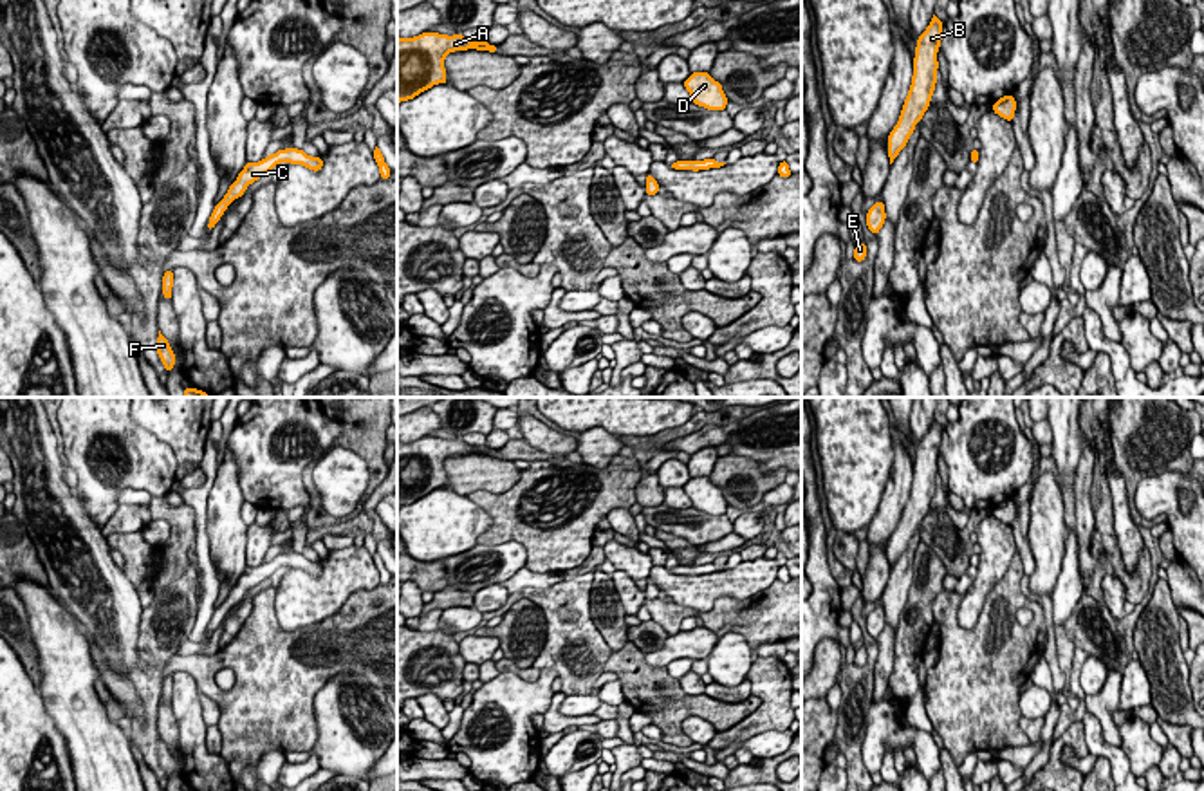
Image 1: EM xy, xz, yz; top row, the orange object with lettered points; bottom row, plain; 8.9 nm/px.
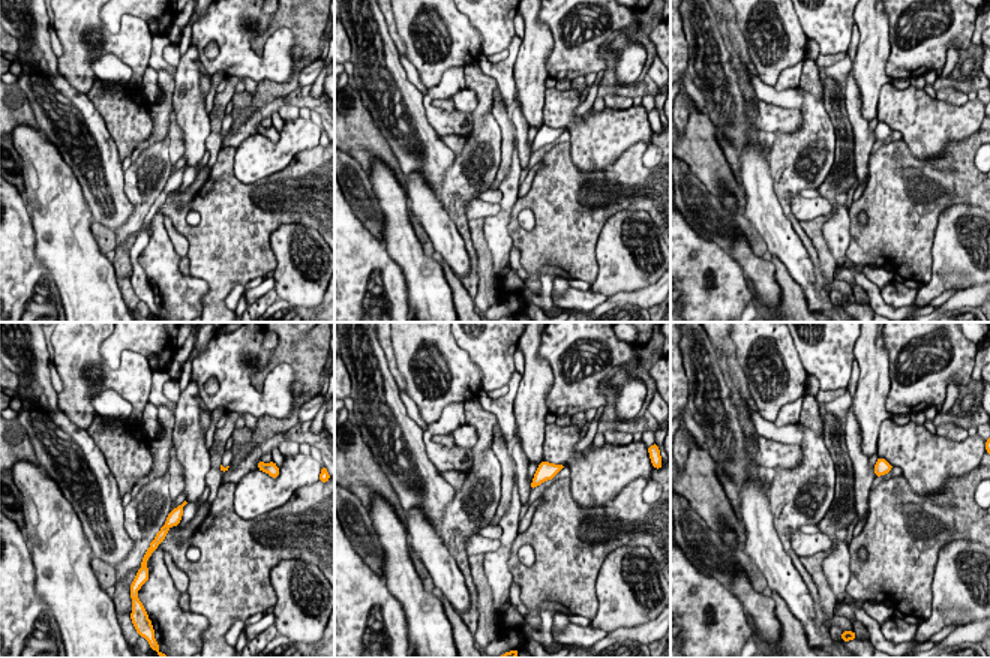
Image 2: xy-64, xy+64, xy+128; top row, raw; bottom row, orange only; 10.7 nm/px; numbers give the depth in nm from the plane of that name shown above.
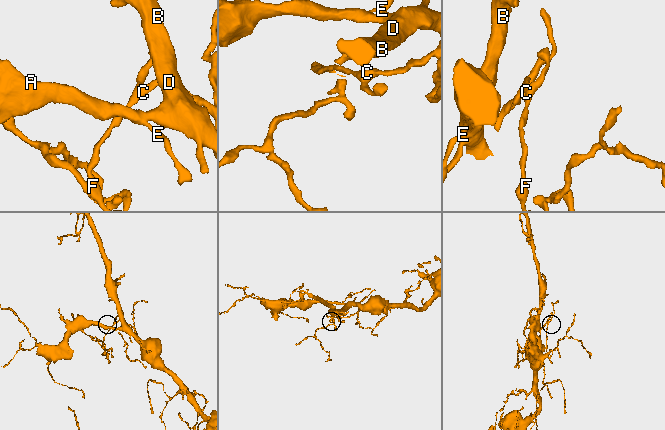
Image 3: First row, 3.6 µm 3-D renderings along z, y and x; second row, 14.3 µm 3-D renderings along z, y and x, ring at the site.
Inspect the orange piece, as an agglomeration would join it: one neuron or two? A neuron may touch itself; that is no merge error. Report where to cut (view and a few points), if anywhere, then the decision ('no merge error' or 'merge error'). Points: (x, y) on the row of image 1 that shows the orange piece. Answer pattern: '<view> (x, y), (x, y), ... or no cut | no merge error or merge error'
no cut | no merge error

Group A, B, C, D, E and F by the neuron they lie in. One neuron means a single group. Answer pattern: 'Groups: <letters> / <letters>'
Groups: A B C D E F

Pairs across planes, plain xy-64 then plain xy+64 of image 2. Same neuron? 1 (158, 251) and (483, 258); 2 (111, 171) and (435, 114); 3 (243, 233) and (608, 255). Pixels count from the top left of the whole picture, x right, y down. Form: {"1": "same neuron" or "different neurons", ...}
{"1": "different neurons", "2": "different neurons", "3": "different neurons"}

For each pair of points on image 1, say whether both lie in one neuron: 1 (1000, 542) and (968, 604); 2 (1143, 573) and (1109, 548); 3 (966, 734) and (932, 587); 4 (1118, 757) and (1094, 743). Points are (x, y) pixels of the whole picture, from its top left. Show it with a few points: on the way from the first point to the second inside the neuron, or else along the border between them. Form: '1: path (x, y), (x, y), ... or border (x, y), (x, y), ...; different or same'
1: path (995, 557), (979, 589); same
2: path (1132, 576), (1125, 576), (1109, 558); same
3: border (943, 589), (934, 602), (934, 620); different
4: path (1112, 753), (1100, 748); same

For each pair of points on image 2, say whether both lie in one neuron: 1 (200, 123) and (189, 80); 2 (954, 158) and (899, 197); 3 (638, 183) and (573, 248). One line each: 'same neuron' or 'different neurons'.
1: same neuron
2: same neuron
3: same neuron

